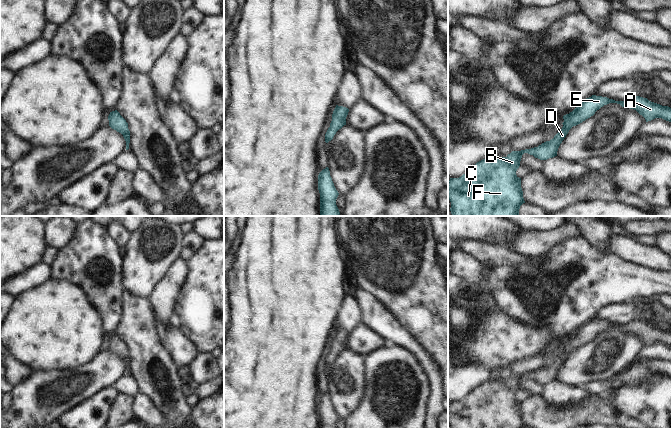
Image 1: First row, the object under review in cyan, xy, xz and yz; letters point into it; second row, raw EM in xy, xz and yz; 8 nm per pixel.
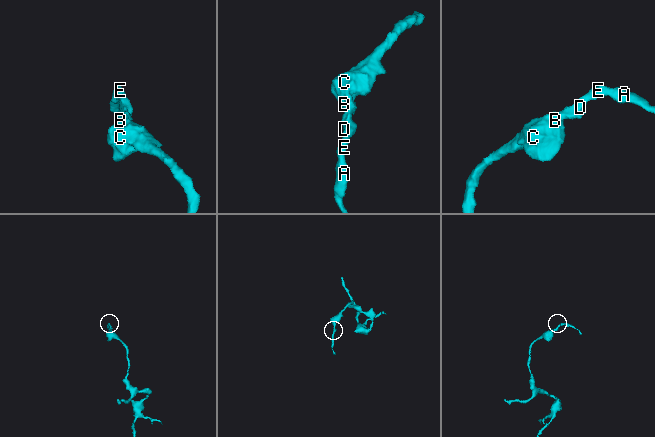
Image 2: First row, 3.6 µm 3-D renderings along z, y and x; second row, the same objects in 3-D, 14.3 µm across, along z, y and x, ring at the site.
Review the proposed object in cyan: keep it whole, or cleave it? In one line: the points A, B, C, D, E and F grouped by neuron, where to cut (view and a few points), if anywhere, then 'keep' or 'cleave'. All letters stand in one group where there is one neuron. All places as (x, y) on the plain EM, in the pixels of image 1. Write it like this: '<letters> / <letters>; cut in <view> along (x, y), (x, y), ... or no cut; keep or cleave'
A B C D E F; no cut; keep

